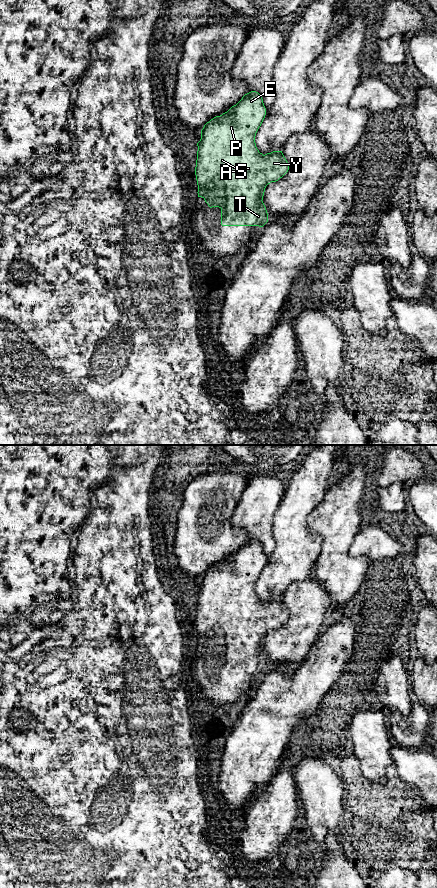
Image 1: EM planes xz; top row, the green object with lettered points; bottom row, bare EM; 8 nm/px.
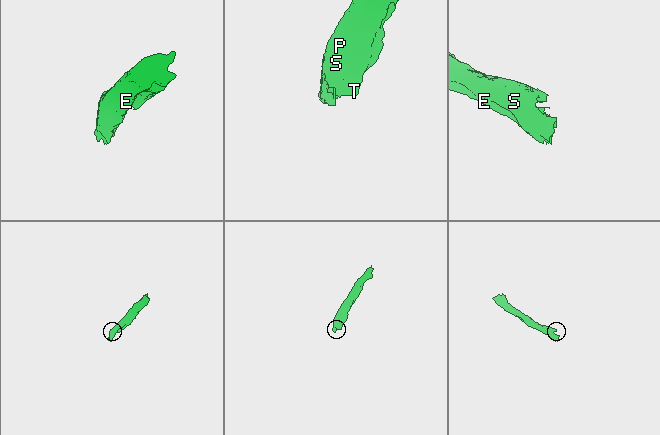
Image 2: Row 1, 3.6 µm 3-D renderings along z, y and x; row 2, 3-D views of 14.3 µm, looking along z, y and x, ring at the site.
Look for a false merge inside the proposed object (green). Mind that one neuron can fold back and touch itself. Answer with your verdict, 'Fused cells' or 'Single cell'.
Single cell

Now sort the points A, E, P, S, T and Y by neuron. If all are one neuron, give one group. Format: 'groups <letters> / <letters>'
groups A E P S T Y

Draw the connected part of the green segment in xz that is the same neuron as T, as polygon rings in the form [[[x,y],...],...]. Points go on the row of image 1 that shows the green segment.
[[[251,91],[227,112],[207,122],[201,130],[195,167],[197,193],[210,208],[221,209],[222,226],[263,227],[268,222],[268,213],[262,201],[265,188],[289,170],[282,151],[263,155],[256,147],[255,136],[265,115],[262,96]]]

